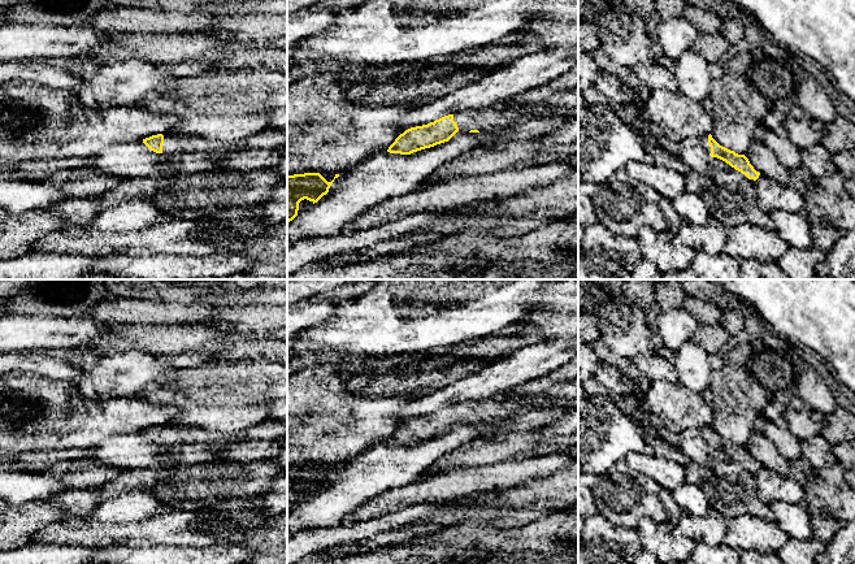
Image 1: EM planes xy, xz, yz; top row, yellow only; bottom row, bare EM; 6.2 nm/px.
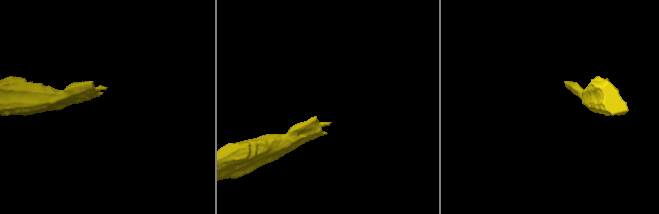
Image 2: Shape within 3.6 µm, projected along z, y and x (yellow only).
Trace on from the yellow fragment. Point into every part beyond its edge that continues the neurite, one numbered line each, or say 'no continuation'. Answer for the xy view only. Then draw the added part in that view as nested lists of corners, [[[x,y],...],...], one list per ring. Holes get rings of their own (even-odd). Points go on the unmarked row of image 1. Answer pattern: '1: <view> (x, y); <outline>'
1: xy (173, 435); [[[164,425],[162,444],[178,446],[185,443],[201,443],[209,446],[225,446],[235,441],[235,434],[223,431],[211,431],[190,426]]]

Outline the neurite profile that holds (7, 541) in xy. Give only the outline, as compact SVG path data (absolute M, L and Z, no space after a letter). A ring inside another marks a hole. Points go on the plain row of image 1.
M0 499L0 550L26 546L31 535L61 521L69 521L65 511L49 500L10 504Z

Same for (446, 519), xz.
M457 509L444 511L428 520L416 521L405 528L378 534L373 538L356 542L361 548L379 548L392 543L404 543L418 535L434 533L437 530L456 525L460 522L460 512Z

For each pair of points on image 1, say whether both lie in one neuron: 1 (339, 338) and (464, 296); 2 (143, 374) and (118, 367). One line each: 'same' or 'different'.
1: same
2: same

